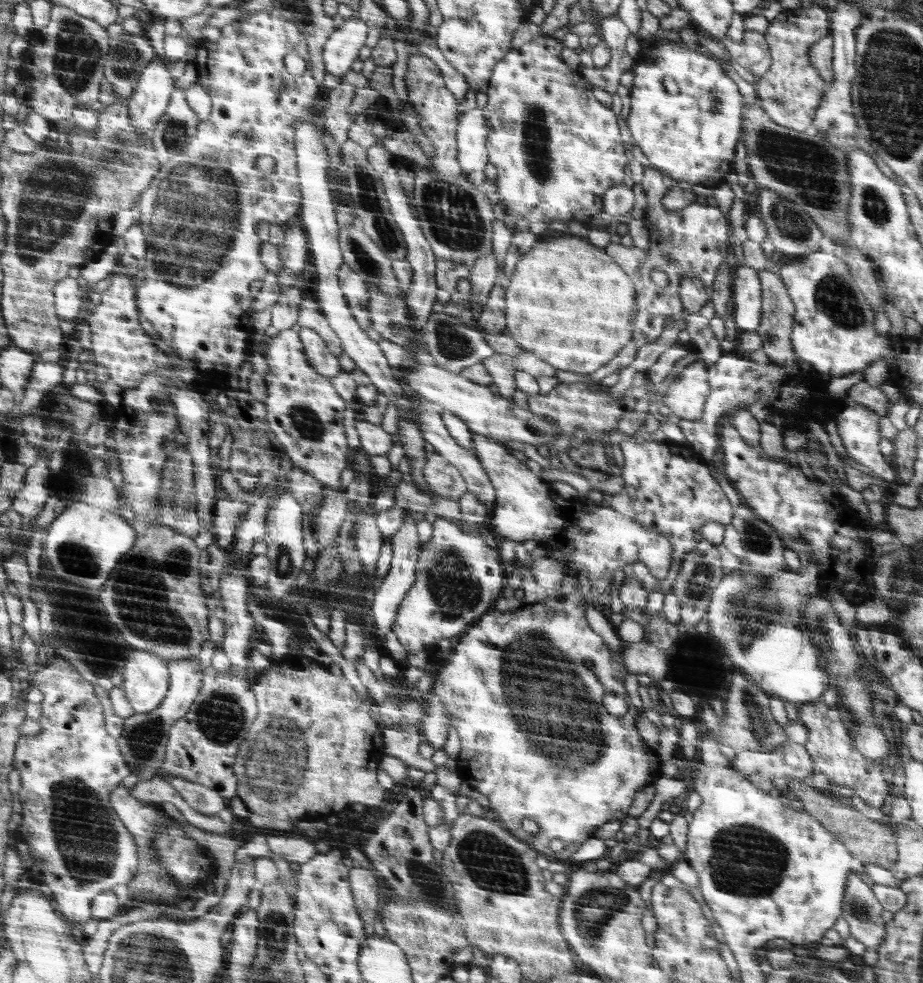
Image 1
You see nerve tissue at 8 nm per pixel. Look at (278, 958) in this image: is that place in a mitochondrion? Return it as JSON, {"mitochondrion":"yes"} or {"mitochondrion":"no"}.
{"mitochondrion":"yes"}

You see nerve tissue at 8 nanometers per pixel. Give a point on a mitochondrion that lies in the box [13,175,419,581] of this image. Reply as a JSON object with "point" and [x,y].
{"point":[76,559]}

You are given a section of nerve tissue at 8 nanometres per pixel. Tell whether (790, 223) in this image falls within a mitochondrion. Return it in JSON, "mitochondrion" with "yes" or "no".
{"mitochondrion":"yes"}

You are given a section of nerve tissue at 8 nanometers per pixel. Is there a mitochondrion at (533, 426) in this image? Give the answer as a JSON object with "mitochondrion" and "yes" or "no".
{"mitochondrion":"yes"}

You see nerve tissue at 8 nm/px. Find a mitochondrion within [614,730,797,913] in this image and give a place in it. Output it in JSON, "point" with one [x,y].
{"point":[744,860]}

